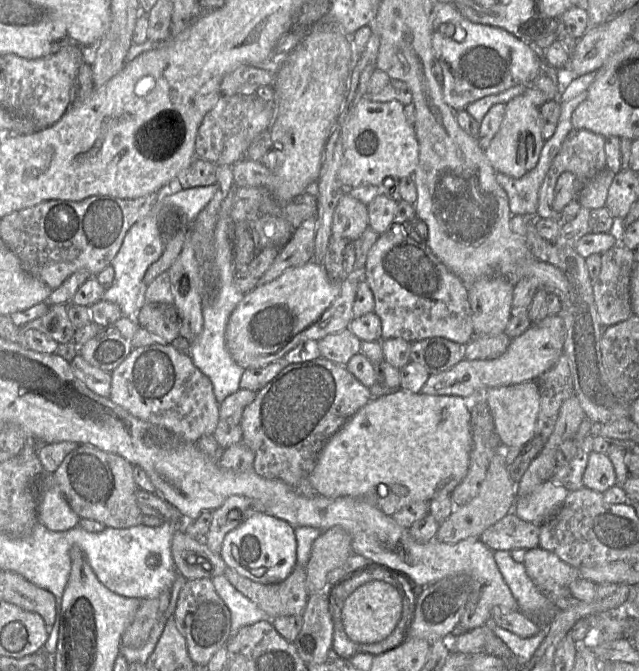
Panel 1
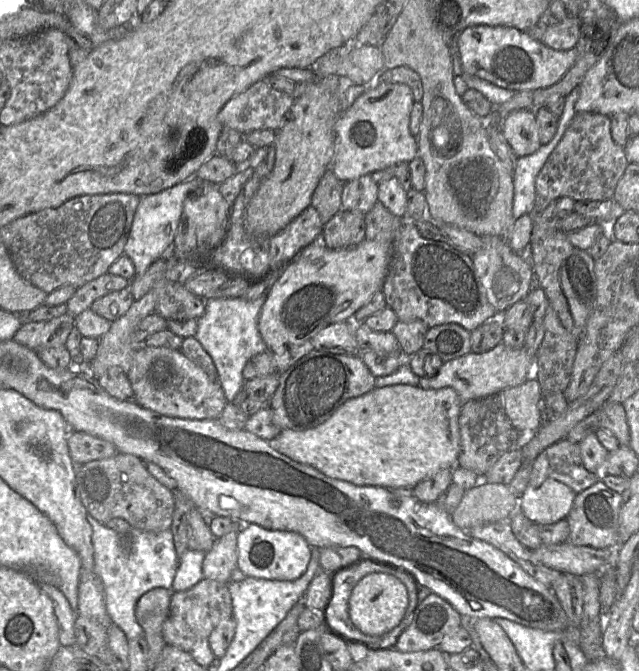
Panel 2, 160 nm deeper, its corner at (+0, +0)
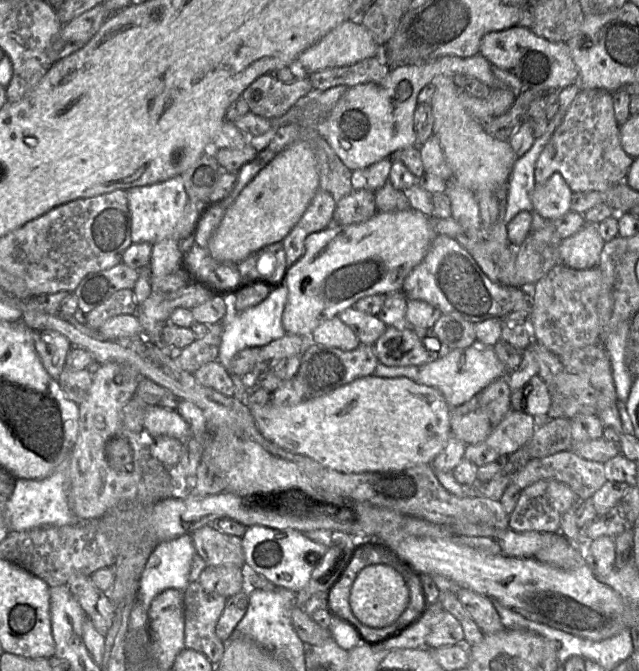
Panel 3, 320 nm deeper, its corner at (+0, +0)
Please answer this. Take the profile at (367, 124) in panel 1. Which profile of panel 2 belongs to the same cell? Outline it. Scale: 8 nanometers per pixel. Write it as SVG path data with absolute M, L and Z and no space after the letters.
M378 78L340 116L335 130L334 156L329 168L342 182L388 168L399 162L410 162L418 155L418 141L410 131L410 115L415 101L411 88L400 83L379 82Z

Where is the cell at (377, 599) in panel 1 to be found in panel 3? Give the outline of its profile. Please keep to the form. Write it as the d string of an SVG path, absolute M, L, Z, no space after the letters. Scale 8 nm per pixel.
M371 564L357 575L350 592L350 608L363 624L375 628L394 623L409 603L409 588L400 573L385 564Z

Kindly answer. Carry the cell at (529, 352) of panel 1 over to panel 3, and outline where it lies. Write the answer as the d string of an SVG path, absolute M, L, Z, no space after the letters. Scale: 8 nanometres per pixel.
M477 345L453 349L443 358L427 362L419 368L416 382L438 389L451 408L467 402L491 382L507 374L506 367L492 347Z

